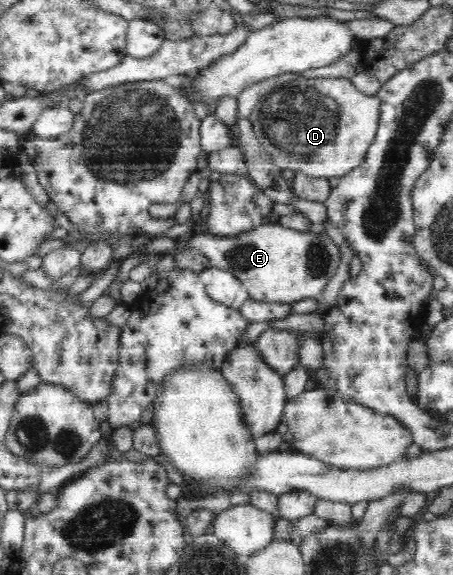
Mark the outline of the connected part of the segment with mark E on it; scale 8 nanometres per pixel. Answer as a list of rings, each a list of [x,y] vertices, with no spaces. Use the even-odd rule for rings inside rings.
[[[265,225],[237,238],[195,234],[187,245],[200,250],[214,268],[233,274],[258,304],[292,307],[303,300],[317,301],[339,272],[339,249],[326,234],[297,233],[281,226]]]

